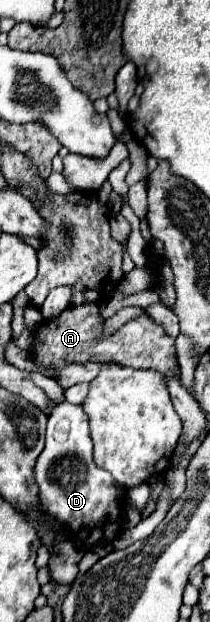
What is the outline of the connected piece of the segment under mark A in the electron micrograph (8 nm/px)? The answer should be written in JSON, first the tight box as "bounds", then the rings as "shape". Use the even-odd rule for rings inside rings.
{"bounds":[30,303,174,373],"shape":[[[82,303],[82,305],[70,305],[66,307],[58,317],[52,317],[50,321],[42,321],[34,329],[34,343],[30,349],[30,359],[34,365],[44,369],[62,369],[64,365],[72,363],[90,363],[90,361],[112,361],[116,364],[132,367],[134,369],[154,369],[160,373],[166,373],[174,367],[174,339],[170,339],[148,315],[138,317],[122,325],[112,335],[104,335],[104,319],[98,311],[98,303]]]}

